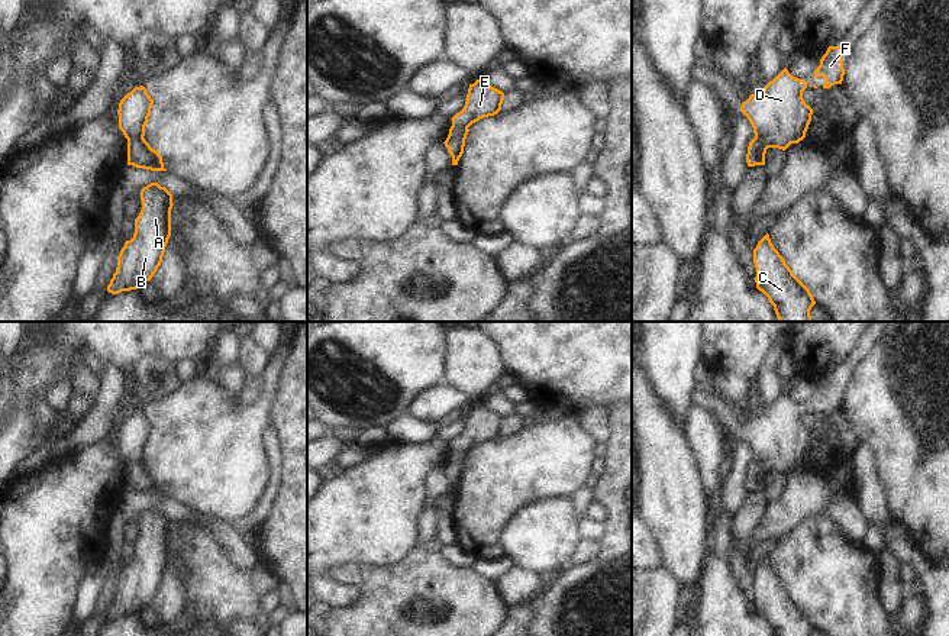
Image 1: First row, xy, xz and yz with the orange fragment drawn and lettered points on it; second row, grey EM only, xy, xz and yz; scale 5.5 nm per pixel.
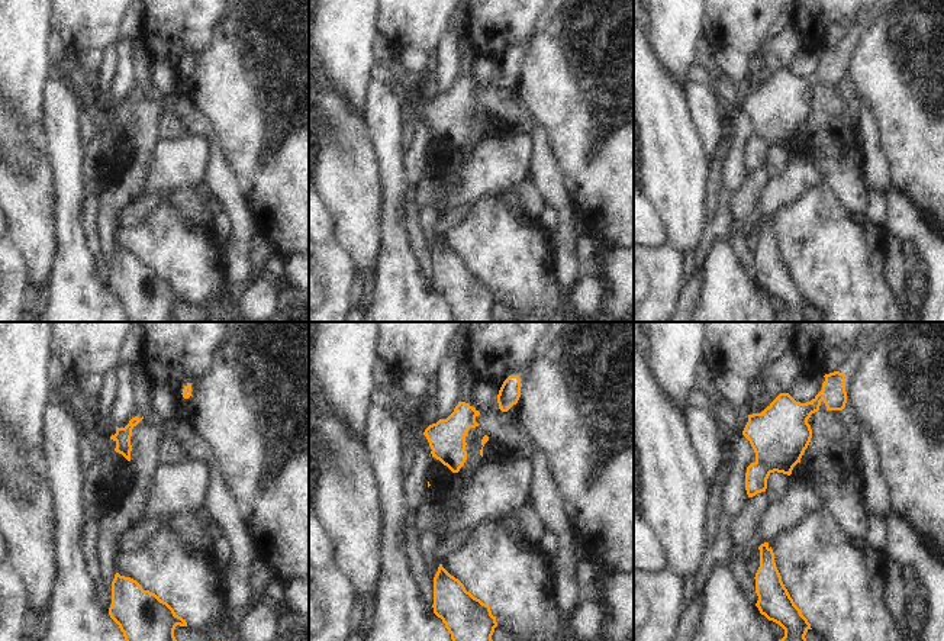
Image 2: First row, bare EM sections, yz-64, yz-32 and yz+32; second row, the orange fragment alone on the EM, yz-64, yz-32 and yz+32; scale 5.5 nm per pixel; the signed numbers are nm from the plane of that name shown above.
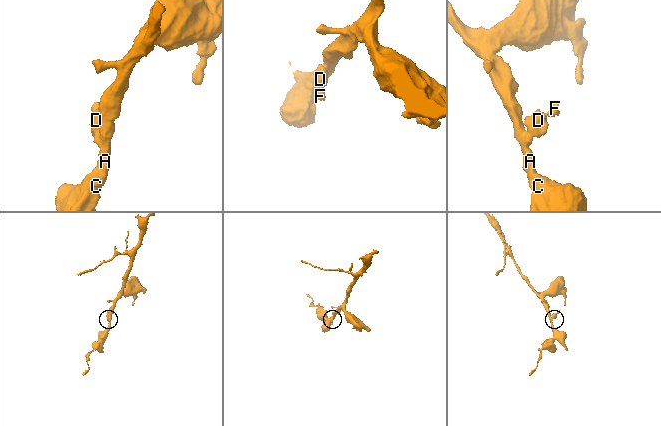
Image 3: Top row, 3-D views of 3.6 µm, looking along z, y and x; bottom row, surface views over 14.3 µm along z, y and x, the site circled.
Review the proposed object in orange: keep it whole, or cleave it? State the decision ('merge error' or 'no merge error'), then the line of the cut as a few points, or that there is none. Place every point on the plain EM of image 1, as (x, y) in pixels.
merge error; cut in xy along (144, 462), (128, 467)

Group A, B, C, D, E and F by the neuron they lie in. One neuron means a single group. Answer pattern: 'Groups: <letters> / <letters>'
Groups: A B C E / D F.

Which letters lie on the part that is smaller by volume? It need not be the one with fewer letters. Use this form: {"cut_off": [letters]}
{"cut_off": ["D", "F"]}

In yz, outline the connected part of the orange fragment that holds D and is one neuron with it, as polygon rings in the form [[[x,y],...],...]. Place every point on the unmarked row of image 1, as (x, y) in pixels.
[[[784,393],[764,414],[751,419],[740,436],[749,443],[755,462],[766,472],[785,475],[806,462],[813,433],[804,426],[807,406]]]

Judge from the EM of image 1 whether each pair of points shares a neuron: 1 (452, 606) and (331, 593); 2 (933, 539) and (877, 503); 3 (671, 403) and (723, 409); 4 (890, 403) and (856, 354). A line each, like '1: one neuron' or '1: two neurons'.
1: two neurons
2: two neurons
3: two neurons
4: two neurons

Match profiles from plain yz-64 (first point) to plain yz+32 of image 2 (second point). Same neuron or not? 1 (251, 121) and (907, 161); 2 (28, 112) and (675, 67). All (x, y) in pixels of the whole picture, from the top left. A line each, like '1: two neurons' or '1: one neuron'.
1: one neuron
2: one neuron

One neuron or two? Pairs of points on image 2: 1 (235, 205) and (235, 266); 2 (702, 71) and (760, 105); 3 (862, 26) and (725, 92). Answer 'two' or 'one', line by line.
1: one
2: one
3: one

